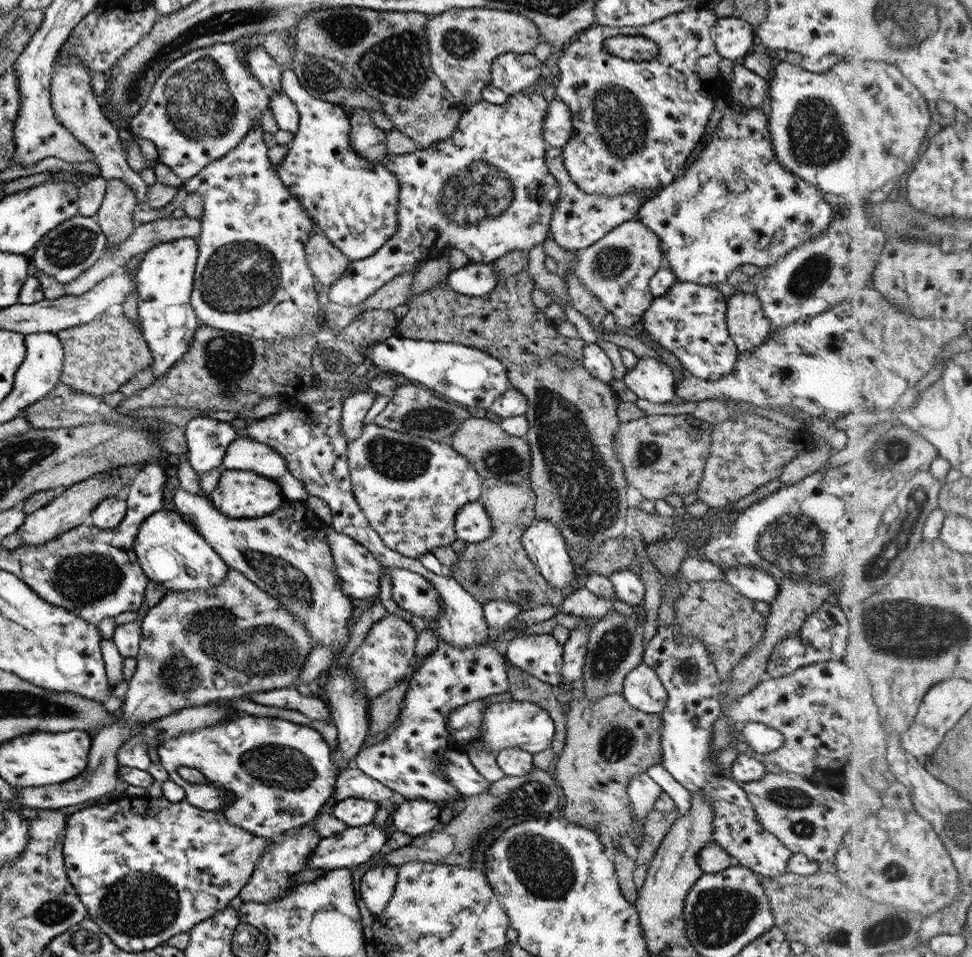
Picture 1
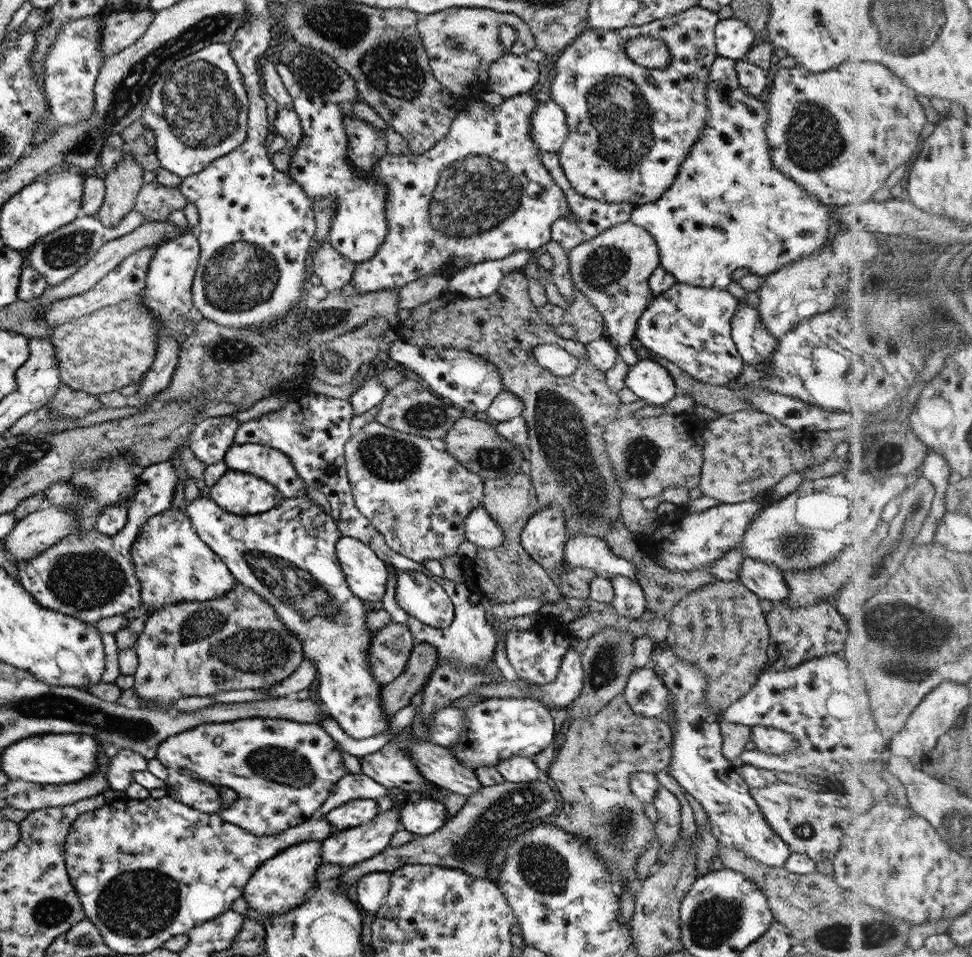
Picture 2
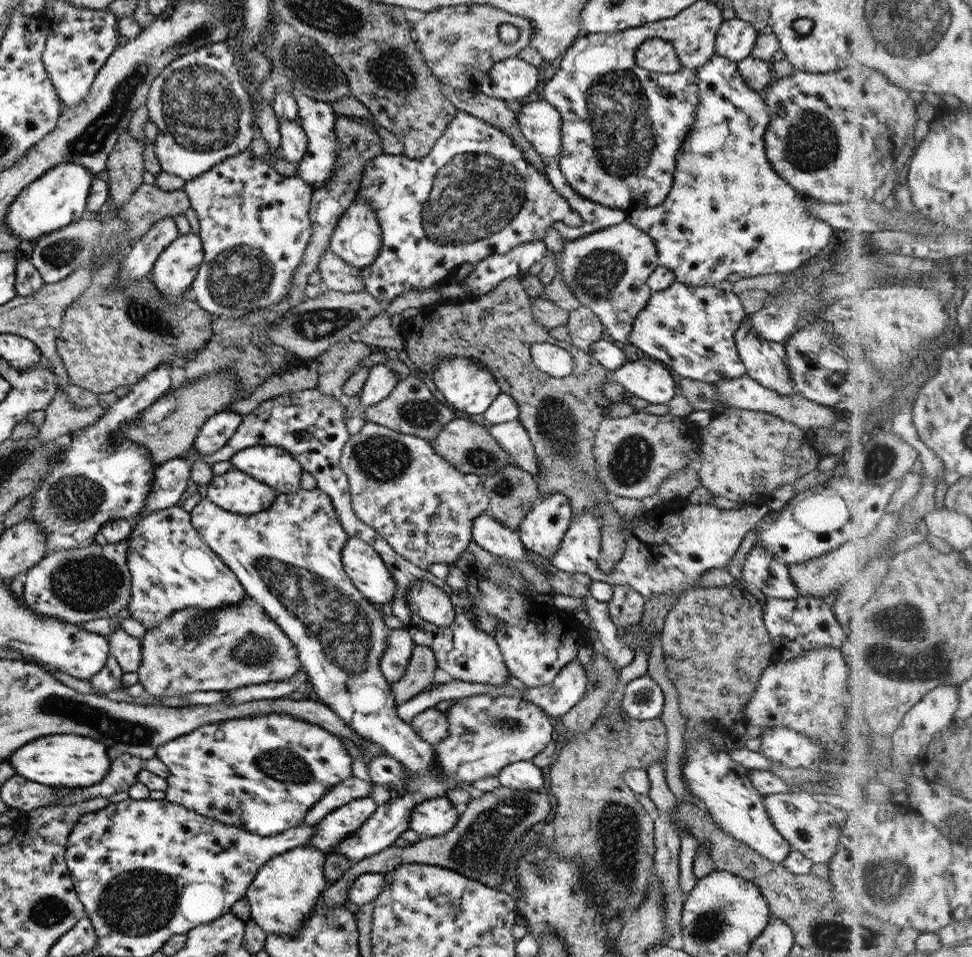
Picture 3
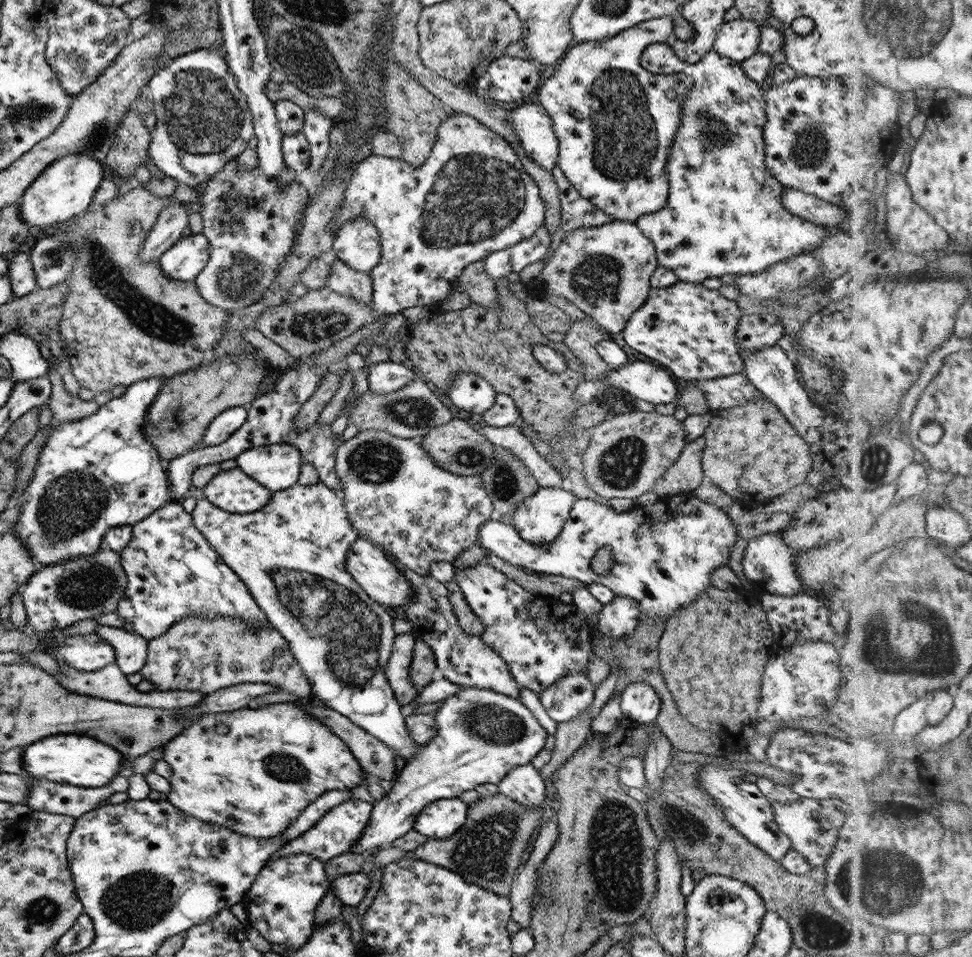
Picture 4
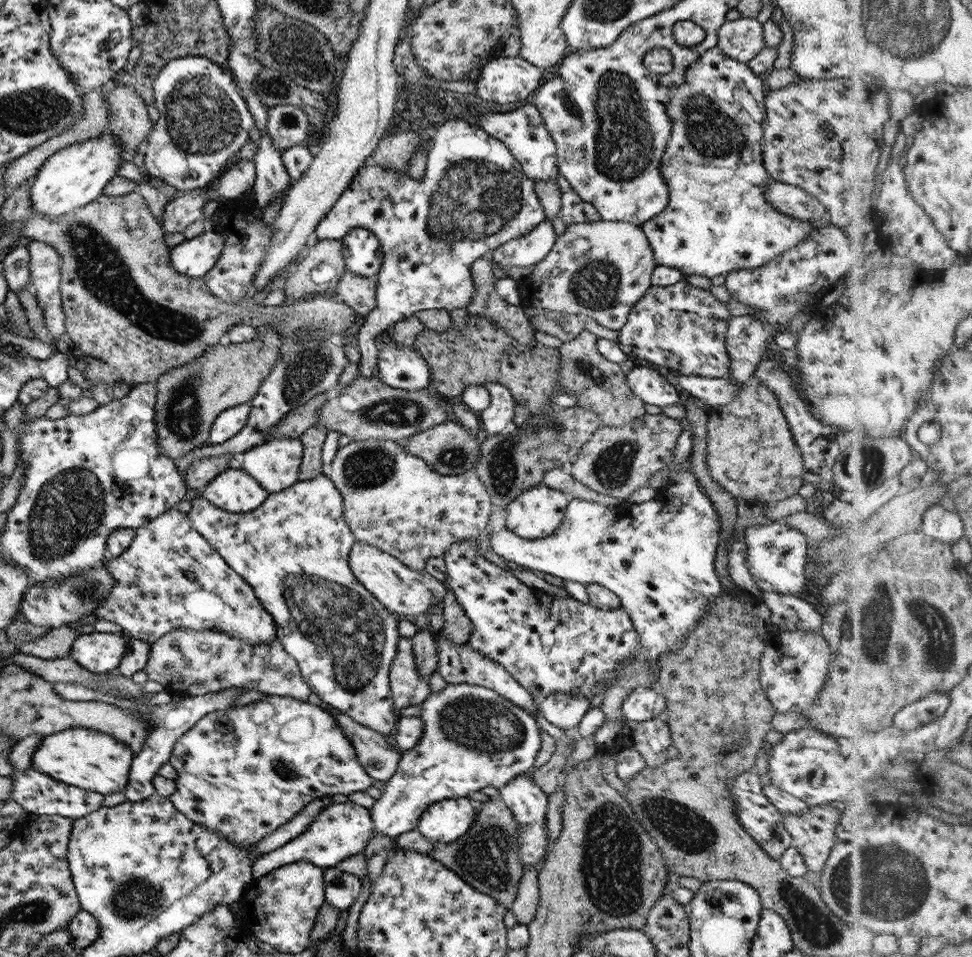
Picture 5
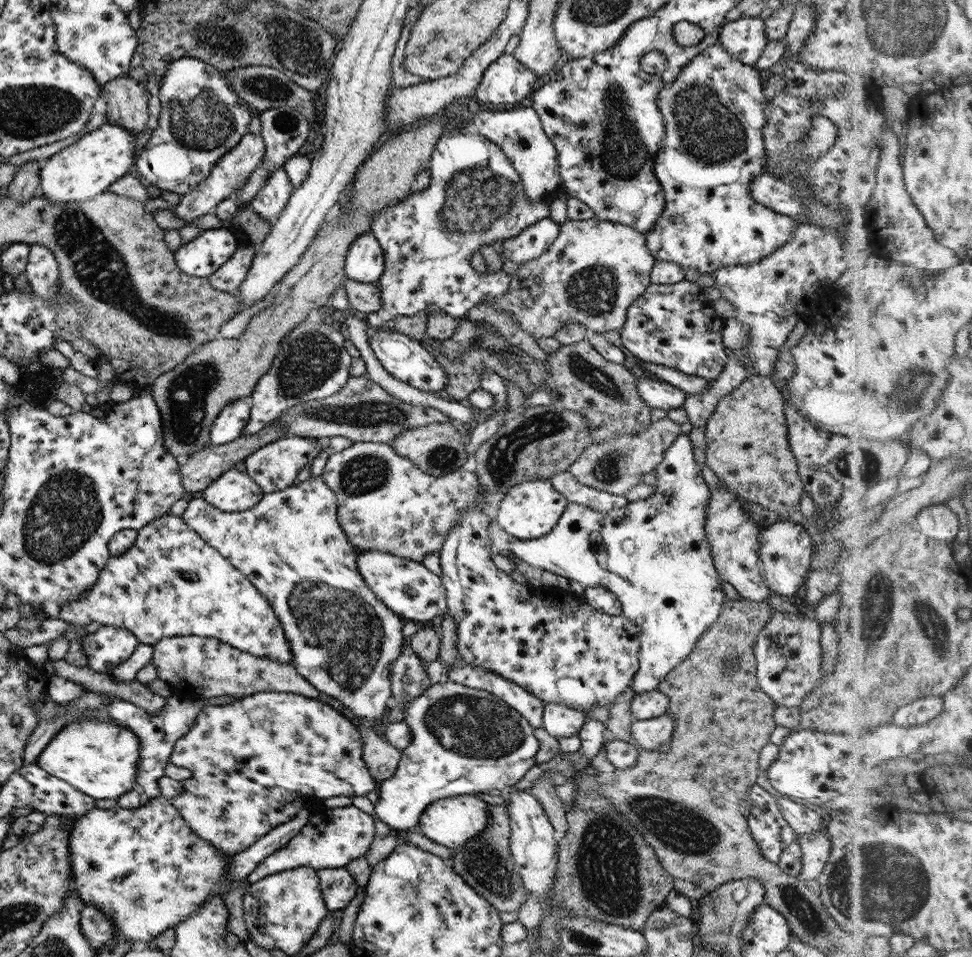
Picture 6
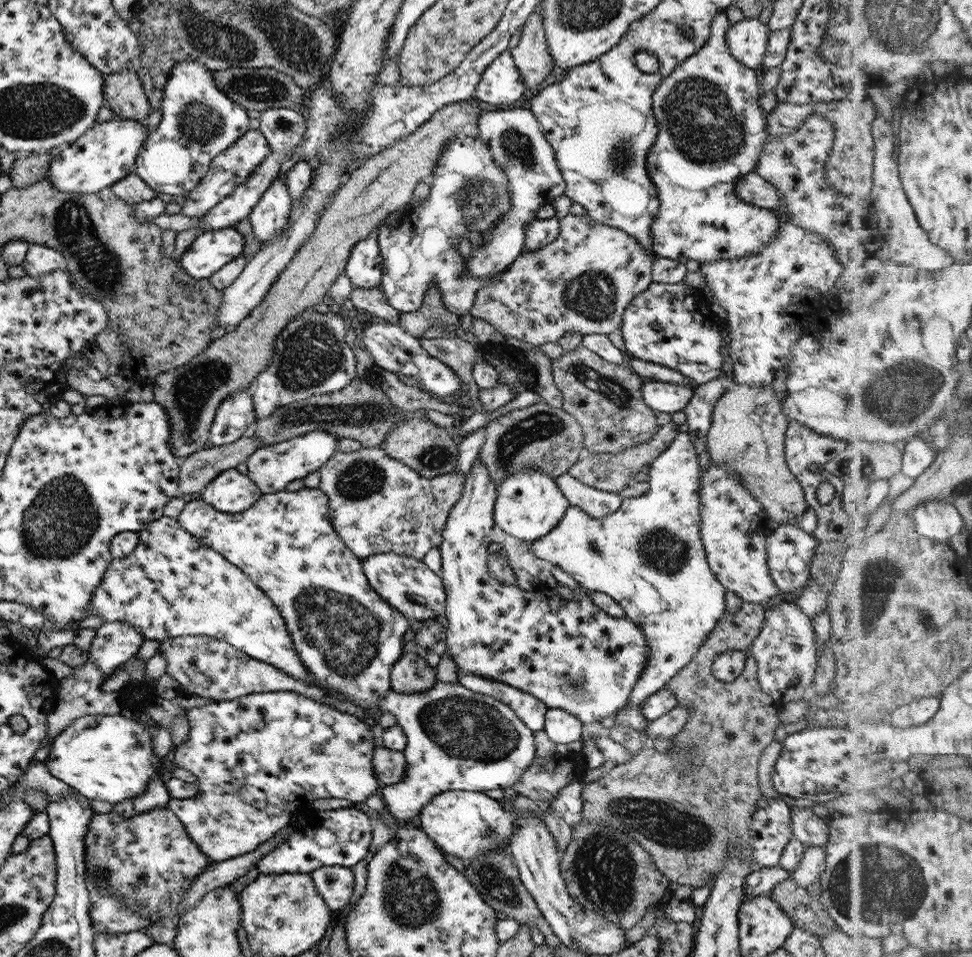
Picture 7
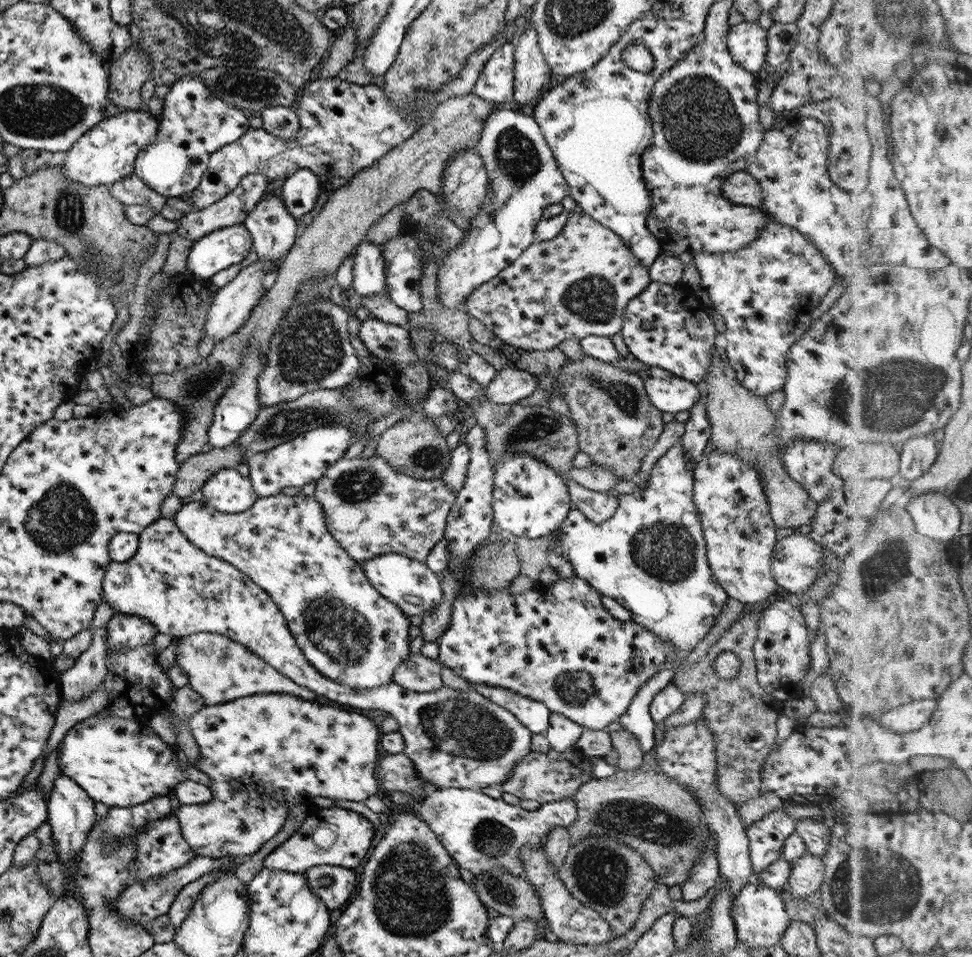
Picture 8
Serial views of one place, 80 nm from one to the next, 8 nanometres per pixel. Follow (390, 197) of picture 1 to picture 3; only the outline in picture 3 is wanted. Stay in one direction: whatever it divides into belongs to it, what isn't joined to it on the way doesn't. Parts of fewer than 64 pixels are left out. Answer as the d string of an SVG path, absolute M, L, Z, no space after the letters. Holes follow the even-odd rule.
M295 88L292 90L292 97L297 105L297 121L307 137L305 152L301 162L295 167L297 176L310 188L312 186L312 190L322 188L328 182L328 178L332 176L331 171L335 167L338 138L334 131L334 121L337 116L327 101L313 100ZM354 199L338 218L328 250L361 270L375 260L381 243L382 232L374 208L363 199Z

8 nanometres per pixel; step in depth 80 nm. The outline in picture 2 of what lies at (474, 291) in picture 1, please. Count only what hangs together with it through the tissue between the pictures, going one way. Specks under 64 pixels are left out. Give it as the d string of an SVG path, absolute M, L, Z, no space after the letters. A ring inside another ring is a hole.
M517 250L499 260L485 260L452 271L447 291L465 298L489 296L497 290L500 280L513 271L521 270L529 261L537 259L540 250Z

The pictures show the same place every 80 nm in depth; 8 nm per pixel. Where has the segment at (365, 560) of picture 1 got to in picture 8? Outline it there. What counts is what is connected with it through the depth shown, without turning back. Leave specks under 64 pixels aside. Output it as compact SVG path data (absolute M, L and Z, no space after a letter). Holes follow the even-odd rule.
M395 553L377 555L360 564L367 582L383 598L390 600L403 614L427 617L433 612L442 597L441 583L438 574L431 572L419 561Z

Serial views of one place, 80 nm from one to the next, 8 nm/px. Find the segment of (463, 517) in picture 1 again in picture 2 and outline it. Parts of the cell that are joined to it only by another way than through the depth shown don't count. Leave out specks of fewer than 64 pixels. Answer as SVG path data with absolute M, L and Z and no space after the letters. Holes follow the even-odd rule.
M482 507L473 508L471 514L465 516L463 530L464 537L477 547L497 548L503 540L502 530Z

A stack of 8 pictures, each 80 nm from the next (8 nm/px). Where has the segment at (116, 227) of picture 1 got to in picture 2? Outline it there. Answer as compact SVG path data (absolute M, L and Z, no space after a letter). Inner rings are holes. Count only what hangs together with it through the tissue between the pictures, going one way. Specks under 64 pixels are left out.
M125 148L117 167L103 177L104 197L95 217L105 228L115 226L134 208L138 190L143 184L142 174L143 170Z

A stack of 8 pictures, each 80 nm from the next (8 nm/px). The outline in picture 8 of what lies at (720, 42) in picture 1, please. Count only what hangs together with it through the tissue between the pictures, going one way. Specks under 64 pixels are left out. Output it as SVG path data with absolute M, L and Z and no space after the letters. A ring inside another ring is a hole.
M741 22L730 26L726 35L726 45L730 57L748 73L762 73L761 66L766 61L766 30L759 28L756 22Z

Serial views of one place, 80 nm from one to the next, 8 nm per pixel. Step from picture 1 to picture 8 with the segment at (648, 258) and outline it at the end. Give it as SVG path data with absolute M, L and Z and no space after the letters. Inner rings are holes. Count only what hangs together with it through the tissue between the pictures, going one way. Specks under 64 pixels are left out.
M576 210L569 212L557 236L531 243L491 280L474 288L466 296L464 311L520 352L550 349L565 338L580 341L588 336L610 337L619 333L627 302L650 281L646 266L630 254L618 234Z

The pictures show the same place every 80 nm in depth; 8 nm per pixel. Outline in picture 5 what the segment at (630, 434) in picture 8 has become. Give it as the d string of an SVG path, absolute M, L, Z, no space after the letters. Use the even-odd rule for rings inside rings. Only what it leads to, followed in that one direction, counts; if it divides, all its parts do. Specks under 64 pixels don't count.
M583 329L571 340L562 342L557 350L560 352L560 362L557 365L557 380L561 386L561 393L574 395L577 399L575 408L591 410L599 418L599 427L611 425L619 428L631 420L645 414L644 403L639 401L625 383L628 368L619 368L605 360L596 349L598 338Z

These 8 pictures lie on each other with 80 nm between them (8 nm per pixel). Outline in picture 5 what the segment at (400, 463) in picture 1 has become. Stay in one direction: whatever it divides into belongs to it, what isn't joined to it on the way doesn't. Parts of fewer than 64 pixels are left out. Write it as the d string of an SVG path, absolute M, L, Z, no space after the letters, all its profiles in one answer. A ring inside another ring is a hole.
M391 440L350 441L337 449L323 473L341 495L342 516L355 541L390 554L415 572L424 572L428 558L442 557L454 542L478 536L489 517L490 498L474 471L451 475L433 472L422 458L407 454L402 444Z

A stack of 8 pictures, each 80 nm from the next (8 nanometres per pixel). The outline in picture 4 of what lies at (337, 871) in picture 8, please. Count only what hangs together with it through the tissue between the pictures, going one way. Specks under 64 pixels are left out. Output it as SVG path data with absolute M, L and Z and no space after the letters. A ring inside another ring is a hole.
M360 872L342 875L333 878L328 884L328 890L335 892L339 904L356 908L367 891L369 881L370 877Z

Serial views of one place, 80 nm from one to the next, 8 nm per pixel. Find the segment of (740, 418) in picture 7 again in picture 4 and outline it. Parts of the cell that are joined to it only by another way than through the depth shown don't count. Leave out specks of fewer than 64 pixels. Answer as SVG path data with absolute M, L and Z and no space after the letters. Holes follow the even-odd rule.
M761 394L757 401L745 401L739 407L711 411L711 420L703 432L704 446L700 467L709 482L736 498L769 501L804 482L812 460L805 440L793 430L779 410Z

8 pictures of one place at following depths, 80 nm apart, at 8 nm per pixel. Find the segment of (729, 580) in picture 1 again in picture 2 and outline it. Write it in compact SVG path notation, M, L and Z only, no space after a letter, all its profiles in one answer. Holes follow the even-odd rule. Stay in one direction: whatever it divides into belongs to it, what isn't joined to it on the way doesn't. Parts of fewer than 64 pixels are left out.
M745 558L739 565L736 579L758 598L781 602L788 593L782 576L778 567L760 560Z

